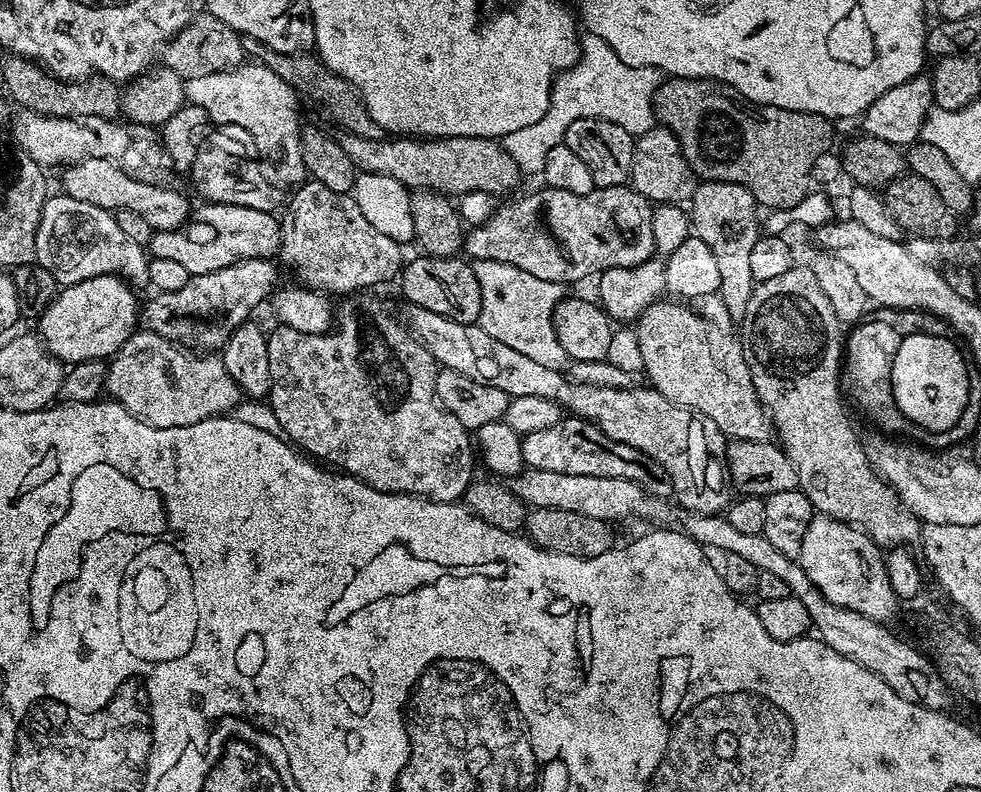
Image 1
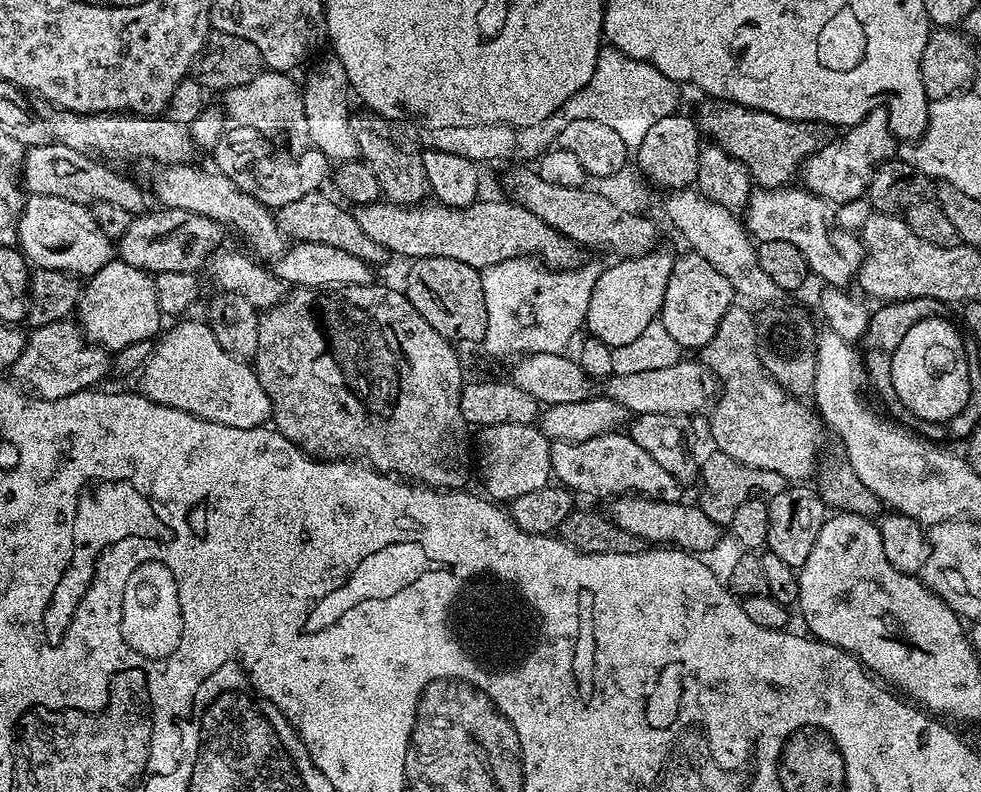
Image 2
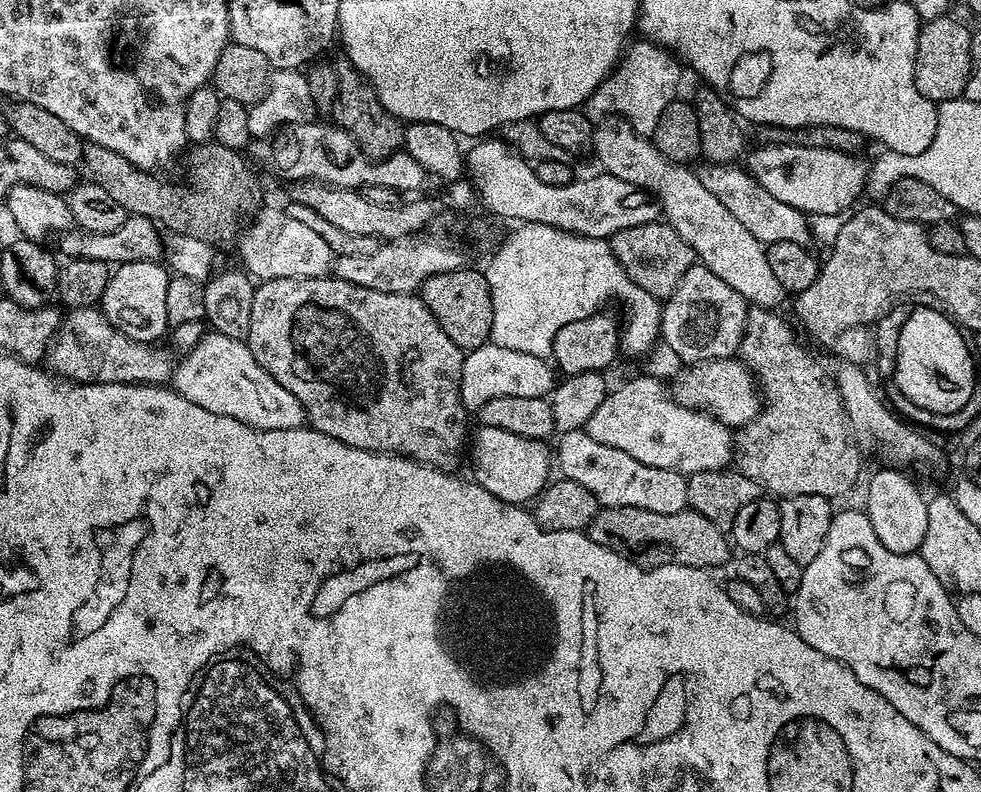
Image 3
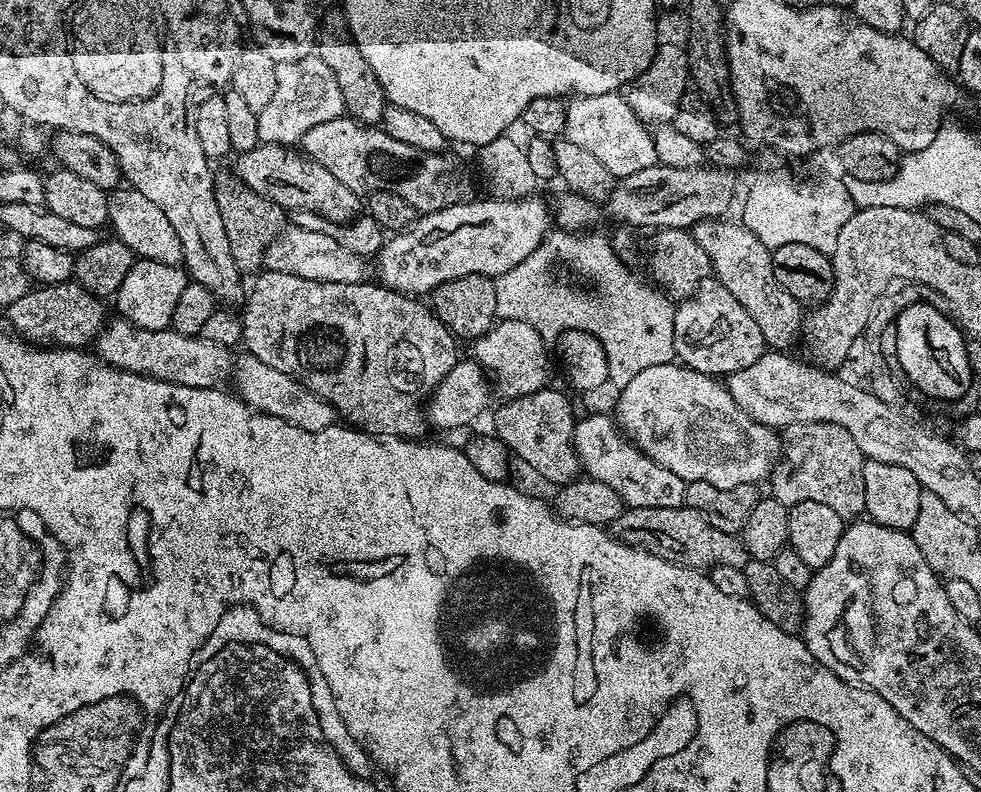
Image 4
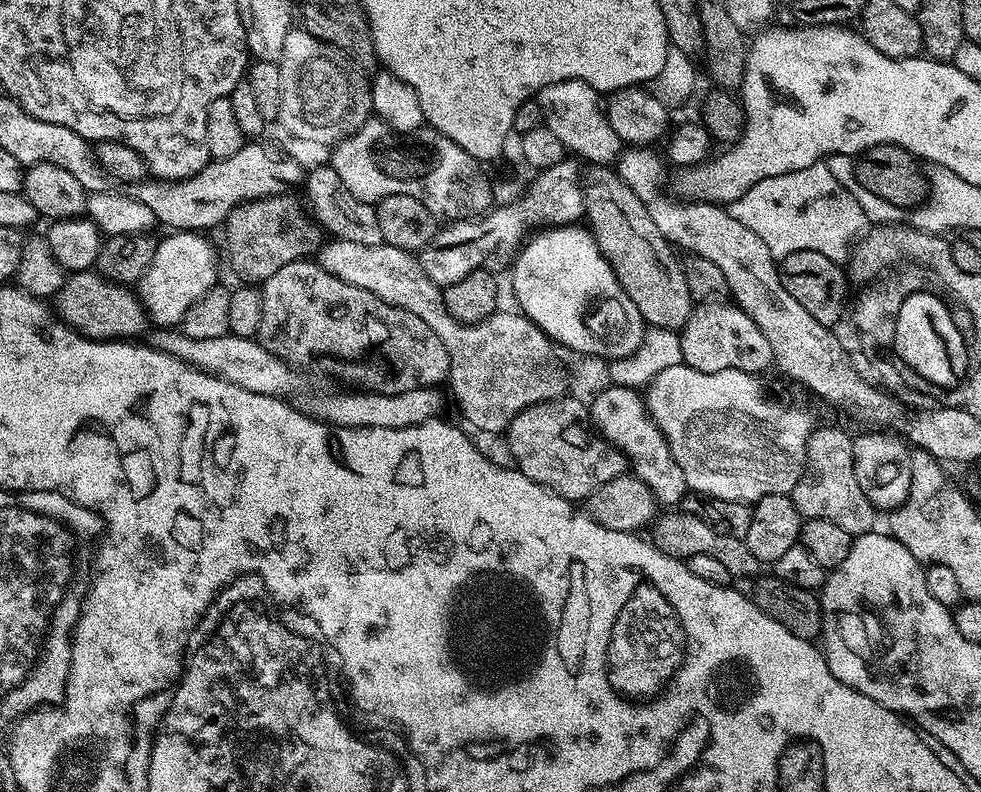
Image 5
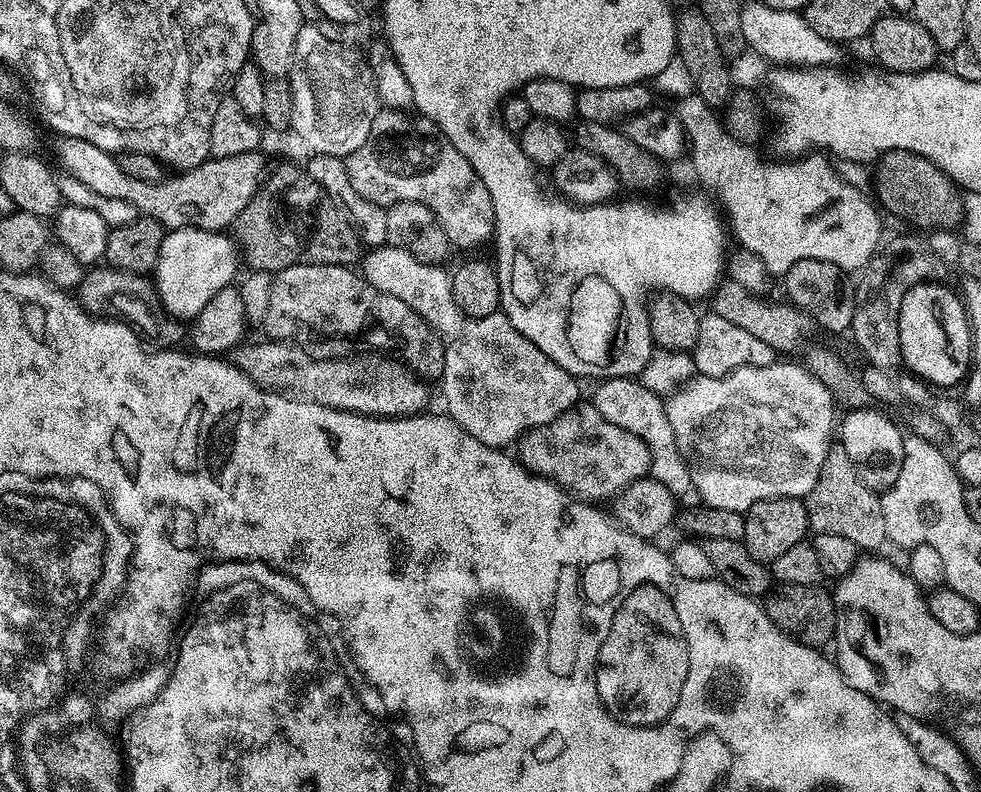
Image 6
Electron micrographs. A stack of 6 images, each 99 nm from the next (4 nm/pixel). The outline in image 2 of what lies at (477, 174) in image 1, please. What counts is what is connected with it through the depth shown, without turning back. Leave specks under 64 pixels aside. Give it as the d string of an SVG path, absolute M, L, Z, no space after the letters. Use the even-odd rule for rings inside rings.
M535 167L512 168L504 176L504 188L509 192L511 203L521 204L526 210L538 214L538 218L545 220L550 227L555 228L561 235L567 236L569 240L577 245L590 244L592 247L609 248L616 258L627 258L645 256L657 247L656 228L647 219L647 215L625 214L611 207L603 198L592 194L587 187L566 190L566 186L550 186L550 182L542 182Z

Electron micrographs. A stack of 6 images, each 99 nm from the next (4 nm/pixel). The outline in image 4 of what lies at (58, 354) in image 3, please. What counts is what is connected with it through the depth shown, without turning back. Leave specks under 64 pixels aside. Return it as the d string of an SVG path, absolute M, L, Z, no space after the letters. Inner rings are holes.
M123 318L109 319L94 341L95 355L112 368L127 372L141 372L162 382L174 382L178 386L195 388L215 388L223 385L226 376L234 372L234 356L227 347L208 342L200 335L187 336L173 331L142 330L135 328Z

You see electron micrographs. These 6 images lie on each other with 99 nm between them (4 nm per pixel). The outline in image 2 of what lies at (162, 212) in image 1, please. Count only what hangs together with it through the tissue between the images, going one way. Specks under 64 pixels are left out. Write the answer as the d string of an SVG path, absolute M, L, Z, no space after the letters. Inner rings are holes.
M53 142L44 144L41 148L28 148L25 151L22 184L34 196L66 198L66 202L85 206L110 202L110 206L122 206L122 210L126 210L134 218L143 216L150 208L147 194L130 177L123 176L122 173L115 172L107 166L112 167L101 162L95 155Z

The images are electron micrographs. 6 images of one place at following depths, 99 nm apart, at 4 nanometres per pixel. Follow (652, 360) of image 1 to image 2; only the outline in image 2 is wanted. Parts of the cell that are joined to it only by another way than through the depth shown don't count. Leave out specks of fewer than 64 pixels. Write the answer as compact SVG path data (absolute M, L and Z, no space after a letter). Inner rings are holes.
M739 306L728 308L714 338L702 350L702 356L703 363L719 381L718 399L711 405L712 421L708 424L712 440L716 443L715 451L751 468L782 474L788 482L807 481L804 479L812 471L817 471L816 455L820 452L820 439L823 438L825 429L822 427L821 417L797 397L785 392L784 387L762 366L757 317L752 317L746 309Z

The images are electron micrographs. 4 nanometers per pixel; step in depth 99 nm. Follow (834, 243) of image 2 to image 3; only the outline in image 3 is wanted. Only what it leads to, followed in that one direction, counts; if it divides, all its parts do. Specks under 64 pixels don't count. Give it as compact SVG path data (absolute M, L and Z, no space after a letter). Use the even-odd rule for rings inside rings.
M701 163L701 168L695 169L698 181L718 198L738 218L754 238L767 246L774 242L798 242L807 245L810 240L810 220L805 213L794 206L786 206L786 202L778 202L770 190L766 190L743 167L730 164ZM741 168L741 169L740 169Z

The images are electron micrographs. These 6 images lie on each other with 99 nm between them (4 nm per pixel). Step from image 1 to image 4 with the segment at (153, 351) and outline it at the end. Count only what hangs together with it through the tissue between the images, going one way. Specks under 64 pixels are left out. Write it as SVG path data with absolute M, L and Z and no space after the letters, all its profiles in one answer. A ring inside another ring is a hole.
M251 354L237 355L234 360L235 395L239 396L253 412L265 412L274 418L282 418L282 422L290 422L290 426L298 426L298 430L317 432L333 427L338 417L334 406L318 394L314 394L306 386L302 386L295 376L282 374L282 370L274 370L274 366L266 366Z

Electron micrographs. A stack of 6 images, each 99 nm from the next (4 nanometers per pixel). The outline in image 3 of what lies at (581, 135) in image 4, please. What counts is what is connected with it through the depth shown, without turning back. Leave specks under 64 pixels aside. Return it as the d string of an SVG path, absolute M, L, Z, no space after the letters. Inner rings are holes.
M606 122L593 131L593 155L601 169L644 191L649 191L660 207L665 223L693 250L693 255L717 274L722 282L737 290L744 300L757 308L778 310L788 293L770 267L767 249L750 230L735 218L722 202L703 186L693 169L668 160L647 137L638 136L628 124Z

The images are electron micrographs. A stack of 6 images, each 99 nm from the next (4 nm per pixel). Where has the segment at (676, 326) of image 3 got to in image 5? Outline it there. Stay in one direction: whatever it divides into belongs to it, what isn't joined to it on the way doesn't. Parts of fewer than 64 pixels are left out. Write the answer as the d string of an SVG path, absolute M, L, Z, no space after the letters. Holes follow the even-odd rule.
M700 302L693 307L690 318L679 329L683 363L694 370L717 372L718 370L742 370L761 374L773 367L770 342L766 342L762 330L754 326L752 319L732 302Z

